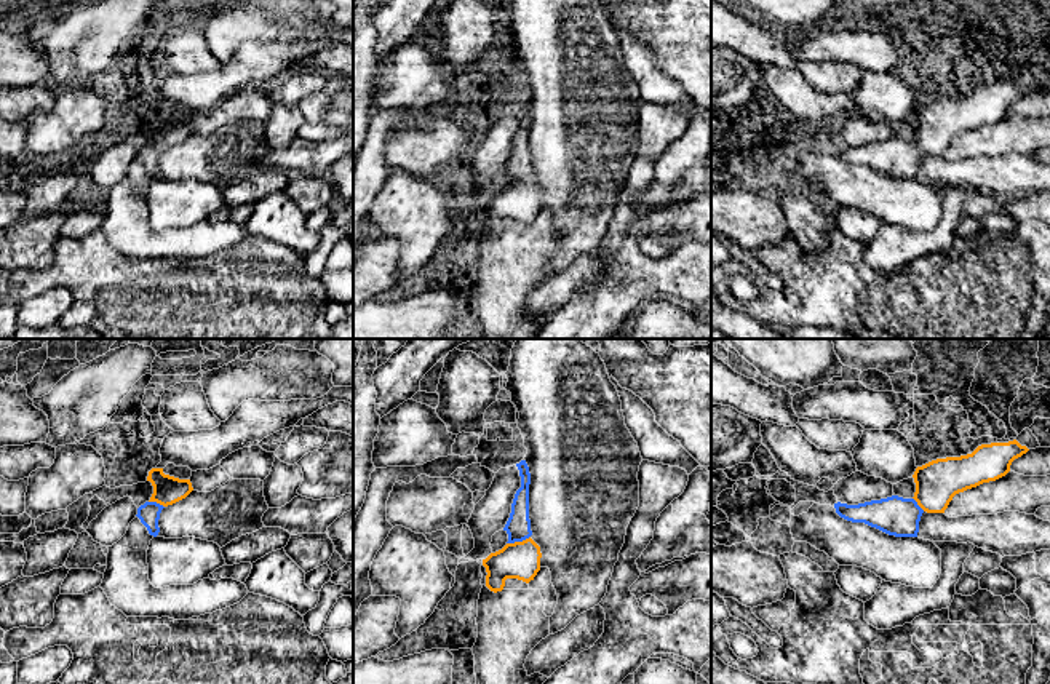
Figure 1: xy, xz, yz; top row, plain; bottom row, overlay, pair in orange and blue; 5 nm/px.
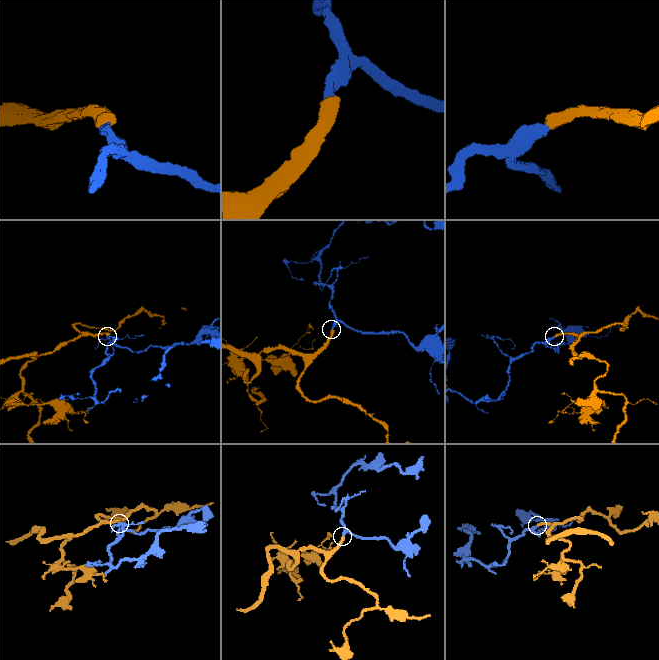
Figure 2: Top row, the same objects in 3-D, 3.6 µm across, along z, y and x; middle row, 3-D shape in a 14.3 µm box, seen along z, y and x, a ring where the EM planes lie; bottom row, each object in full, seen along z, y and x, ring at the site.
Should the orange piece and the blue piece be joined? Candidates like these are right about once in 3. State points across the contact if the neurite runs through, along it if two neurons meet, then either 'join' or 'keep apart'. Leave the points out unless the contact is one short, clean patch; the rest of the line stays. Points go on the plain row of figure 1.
across xz (521, 202), (518, 184), (518, 168) | join

